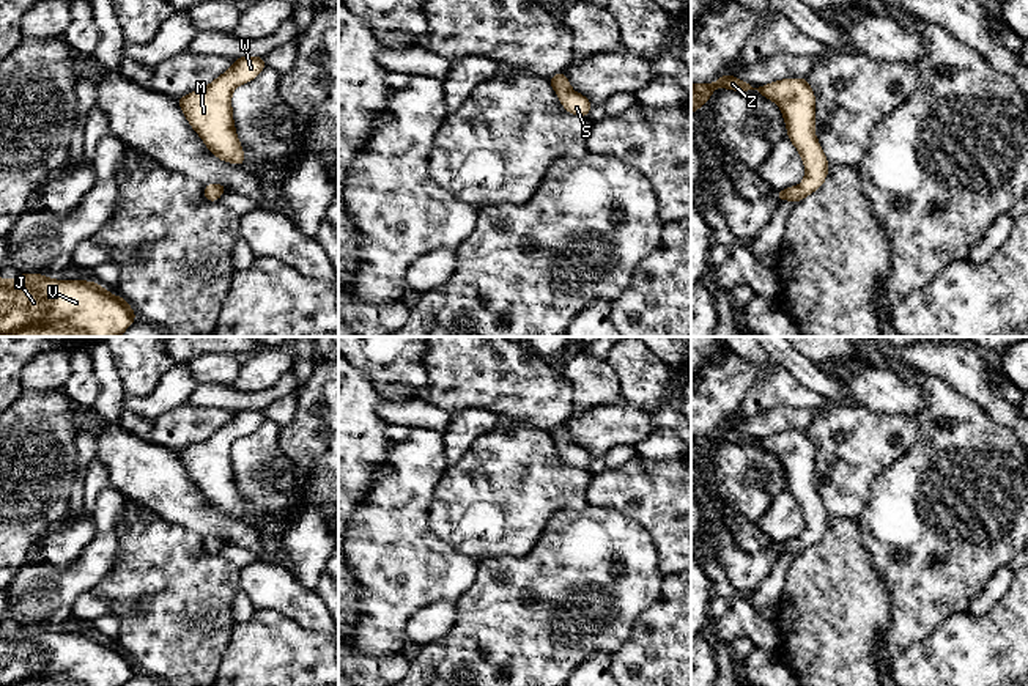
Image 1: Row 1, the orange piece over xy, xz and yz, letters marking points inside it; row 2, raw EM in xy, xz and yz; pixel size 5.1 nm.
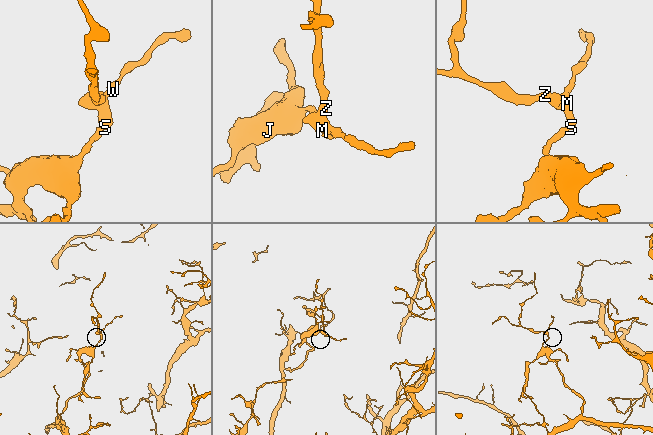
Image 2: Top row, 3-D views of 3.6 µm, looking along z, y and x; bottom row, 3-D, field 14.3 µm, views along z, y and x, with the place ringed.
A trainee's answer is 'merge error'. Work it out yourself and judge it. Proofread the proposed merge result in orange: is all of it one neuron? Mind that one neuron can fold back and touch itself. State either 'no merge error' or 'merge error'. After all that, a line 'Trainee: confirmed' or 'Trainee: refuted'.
no merge error
Trainee: refuted

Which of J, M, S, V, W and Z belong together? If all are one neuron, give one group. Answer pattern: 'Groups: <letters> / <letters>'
Groups: J M S V W Z

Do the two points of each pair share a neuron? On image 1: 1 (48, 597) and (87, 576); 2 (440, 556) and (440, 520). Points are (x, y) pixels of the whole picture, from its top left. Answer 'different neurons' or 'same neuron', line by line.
1: same neuron
2: different neurons

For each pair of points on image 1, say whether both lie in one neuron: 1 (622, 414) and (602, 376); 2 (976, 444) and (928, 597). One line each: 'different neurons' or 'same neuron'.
1: different neurons
2: same neuron

